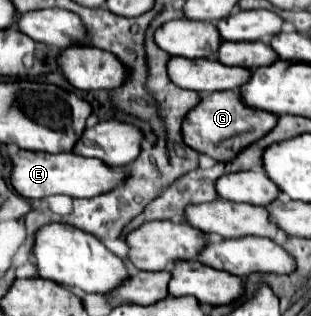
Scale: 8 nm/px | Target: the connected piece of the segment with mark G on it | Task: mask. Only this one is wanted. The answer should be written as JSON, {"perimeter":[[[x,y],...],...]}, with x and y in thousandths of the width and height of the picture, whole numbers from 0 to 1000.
{"perimeter":[[[723,285],[723,291],[685,291],[646,310],[646,323],[601,361],[588,386],[588,443],[621,475],[653,481],[698,513],[743,513],[775,475],[865,424],[897,386],[897,367],[807,342],[775,323],[775,297],[762,285]]]}

